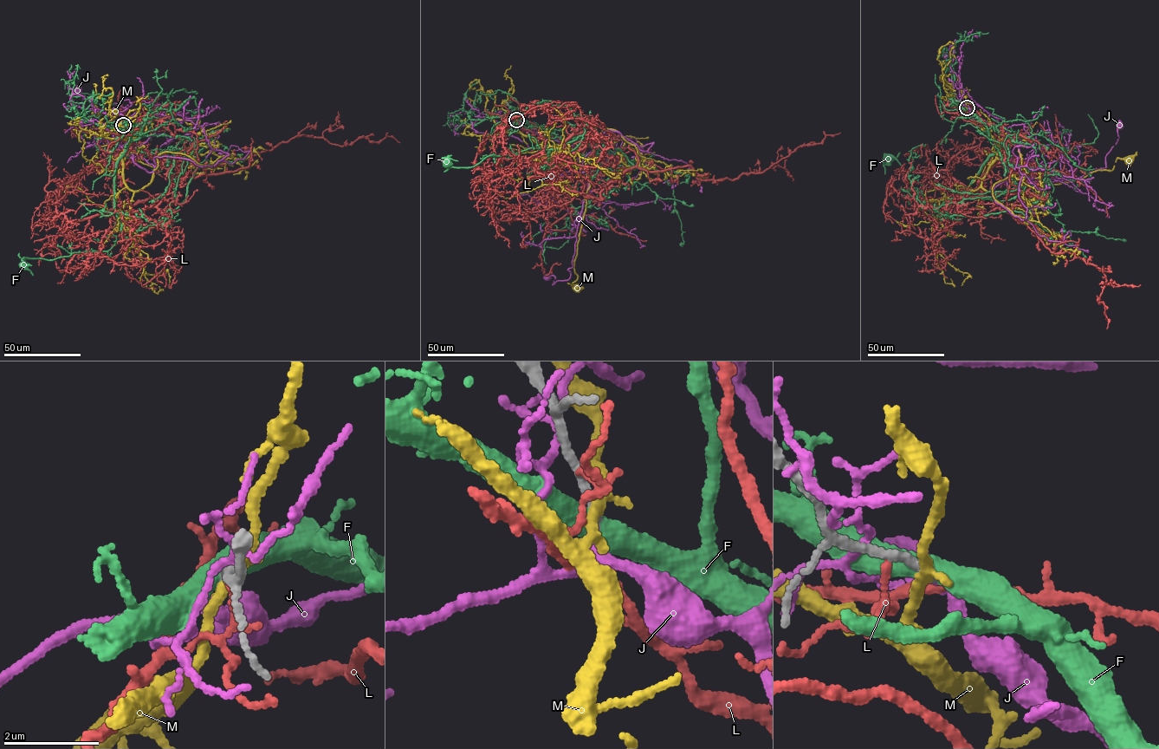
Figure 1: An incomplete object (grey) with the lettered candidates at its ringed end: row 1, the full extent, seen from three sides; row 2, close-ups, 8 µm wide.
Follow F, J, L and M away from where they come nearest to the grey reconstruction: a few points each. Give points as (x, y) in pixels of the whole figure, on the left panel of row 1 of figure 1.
F: (123, 124), (141, 128), (114, 175), (123, 237), (108, 250), (24, 258), (23, 266)
J: (123, 125), (163, 113), (191, 120), (211, 148), (229, 154), (211, 167), (119, 156), (80, 126), (78, 91)
L: (123, 125), (138, 133), (114, 171), (131, 150), (193, 178), (248, 167), (305, 134), (341, 146), (399, 142)
M: (123, 124), (124, 179), (139, 190), (151, 183), (152, 166), (114, 152), (90, 121), (95, 111)

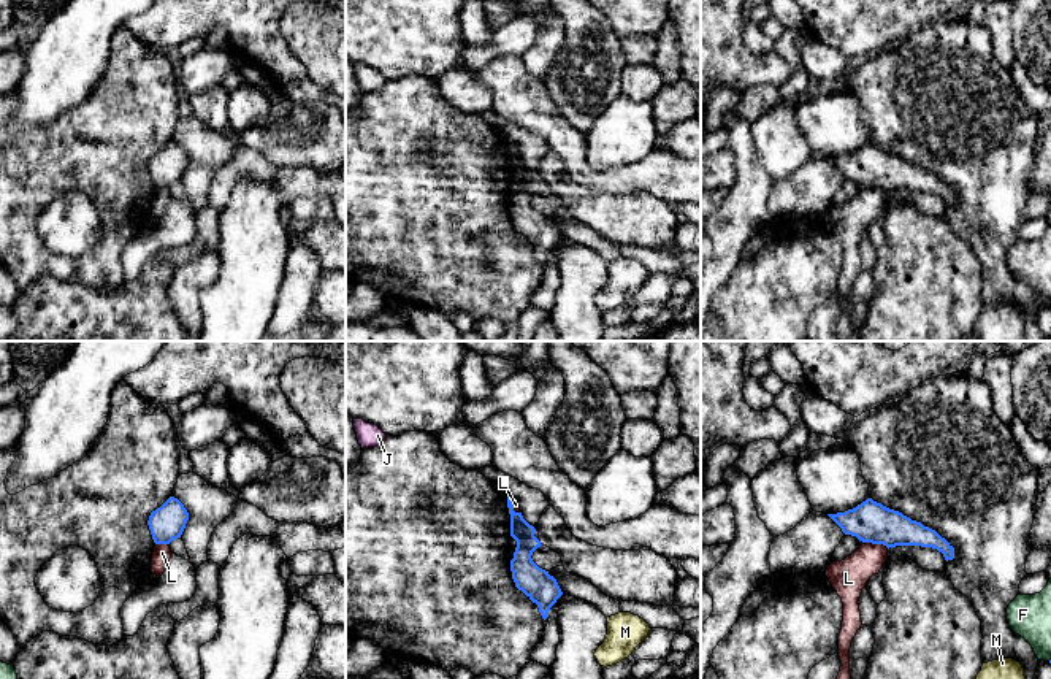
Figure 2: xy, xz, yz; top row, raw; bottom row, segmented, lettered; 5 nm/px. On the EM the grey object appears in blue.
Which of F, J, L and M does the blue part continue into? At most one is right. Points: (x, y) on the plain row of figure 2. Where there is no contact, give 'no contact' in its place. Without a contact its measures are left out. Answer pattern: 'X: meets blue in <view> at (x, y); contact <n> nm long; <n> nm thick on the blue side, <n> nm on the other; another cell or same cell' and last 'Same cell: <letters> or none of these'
F: no contact; another cell
J: no contact; same cell
L: meets blue in yz at (877, 187); contact 120 nm long; 200 nm thick on the blue side, 180 nm on the other; another cell
M: no contact; another cell
Same cell: J

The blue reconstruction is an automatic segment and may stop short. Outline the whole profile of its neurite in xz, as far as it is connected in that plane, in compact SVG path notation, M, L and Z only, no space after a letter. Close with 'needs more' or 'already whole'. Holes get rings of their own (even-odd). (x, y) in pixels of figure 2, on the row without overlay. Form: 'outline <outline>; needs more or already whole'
outline M507 141L510 181L517 186L514 203L510 205L512 224L515 232L537 249L539 257L545 265L550 252L556 247L563 236L556 224L533 206L533 197L542 189L534 181L534 171L523 163L522 157L514 155L515 146L517 144Z; already whole

